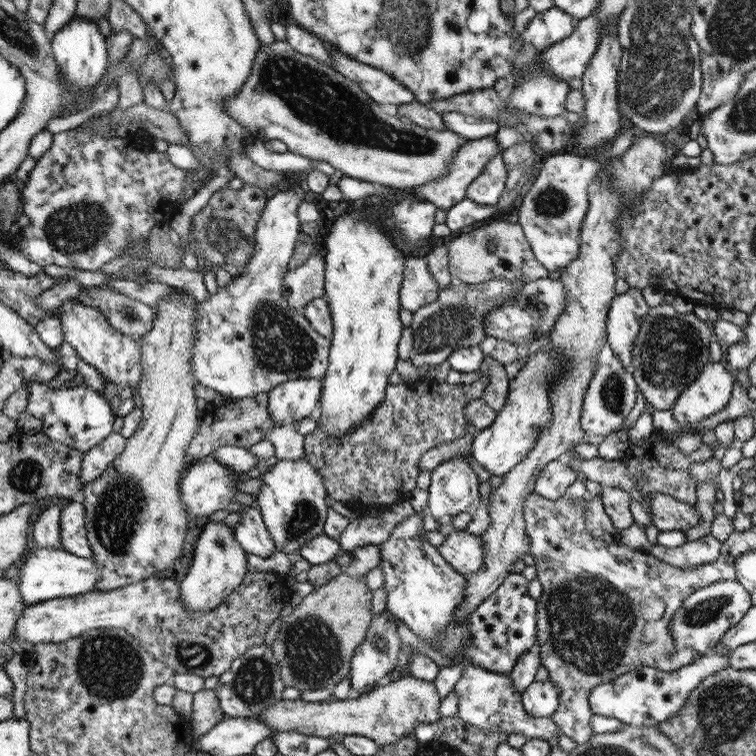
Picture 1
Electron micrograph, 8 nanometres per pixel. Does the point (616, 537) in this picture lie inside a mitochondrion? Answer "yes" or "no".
no

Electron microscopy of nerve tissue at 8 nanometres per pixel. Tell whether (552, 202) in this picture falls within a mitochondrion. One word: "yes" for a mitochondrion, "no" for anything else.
yes

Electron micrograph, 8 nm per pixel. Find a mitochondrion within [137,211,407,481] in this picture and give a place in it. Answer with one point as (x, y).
(278, 343)

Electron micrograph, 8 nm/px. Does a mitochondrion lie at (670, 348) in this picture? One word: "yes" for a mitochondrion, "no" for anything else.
yes

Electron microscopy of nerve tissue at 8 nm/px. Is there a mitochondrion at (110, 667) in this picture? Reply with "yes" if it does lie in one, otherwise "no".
yes

